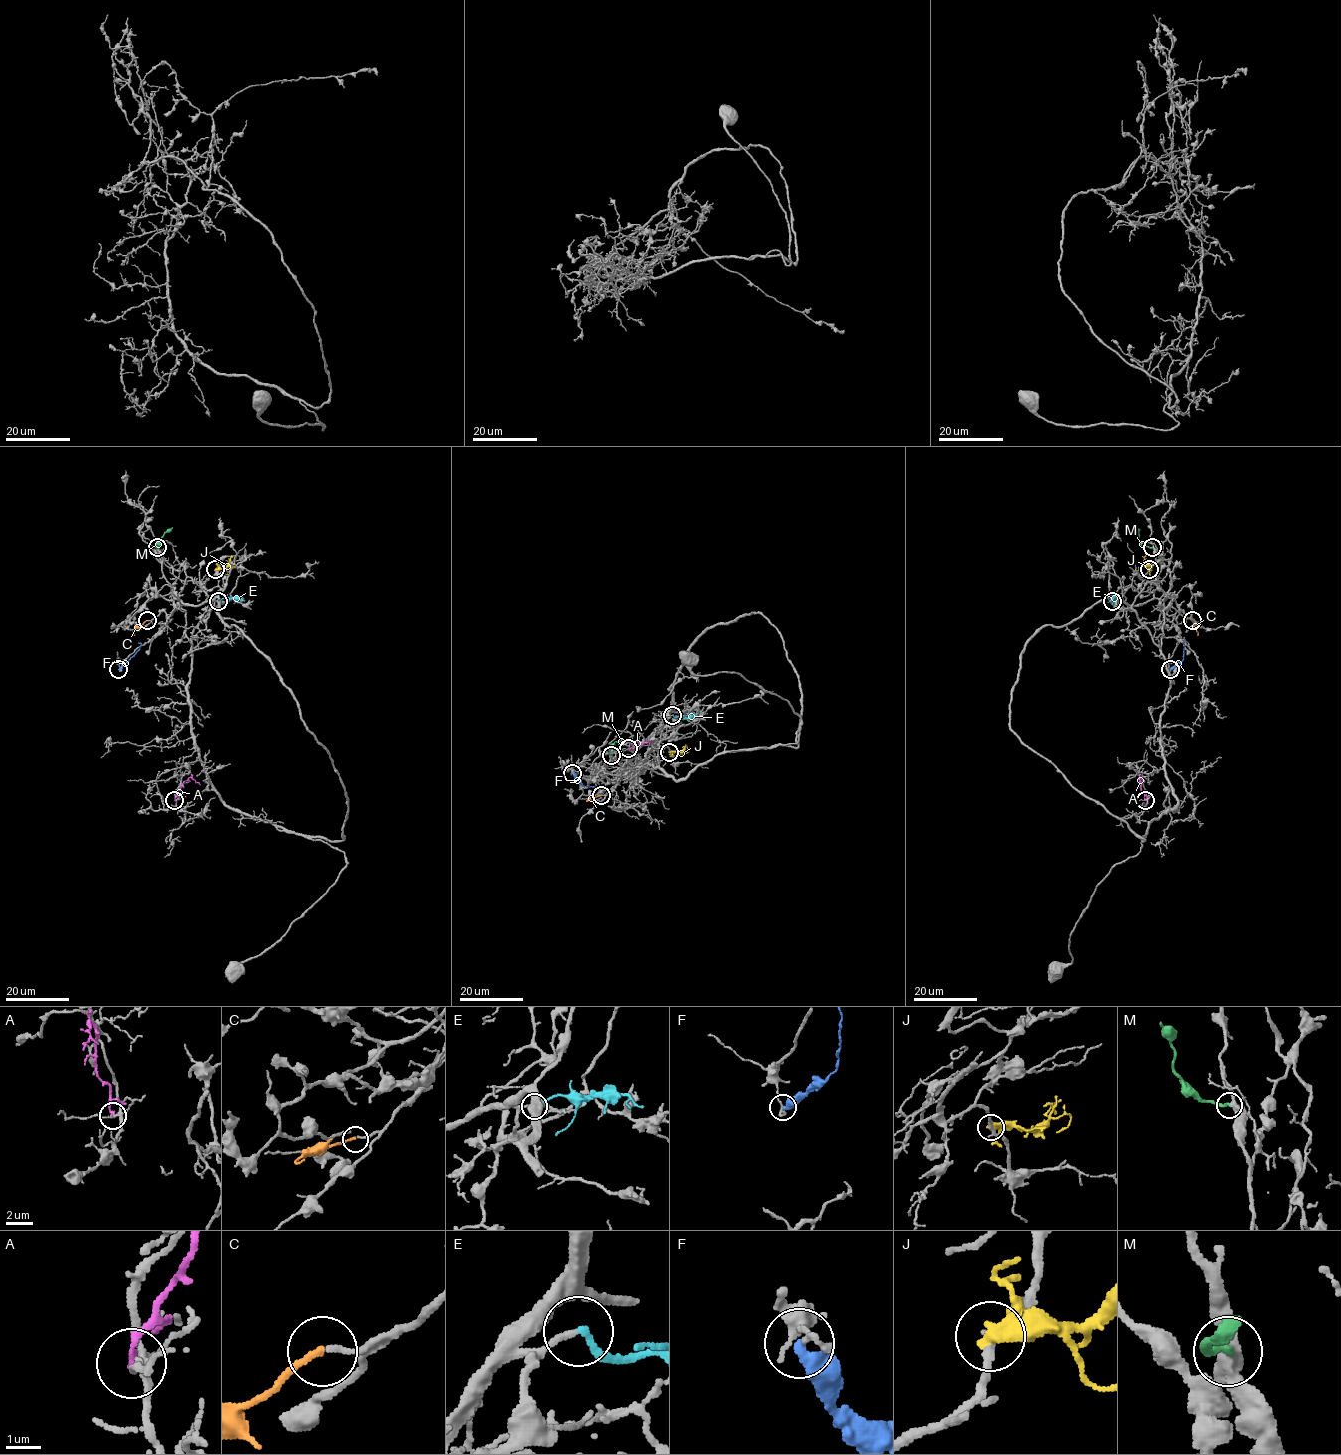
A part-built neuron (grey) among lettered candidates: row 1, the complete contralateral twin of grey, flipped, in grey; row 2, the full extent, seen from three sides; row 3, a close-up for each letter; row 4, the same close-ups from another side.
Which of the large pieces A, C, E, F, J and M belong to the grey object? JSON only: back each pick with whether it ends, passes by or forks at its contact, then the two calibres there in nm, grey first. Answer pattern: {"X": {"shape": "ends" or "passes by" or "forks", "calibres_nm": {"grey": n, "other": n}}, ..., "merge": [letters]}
{"C": {"shape": "ends", "calibres_nm": {"grey": 160, "other": 190}}, "E": {"shape": "ends", "calibres_nm": {"grey": 170, "other": 190}}, "M": {"shape": "ends", "calibres_nm": {"grey": 380, "other": 220}}, "merge": ["C", "E", "M"]}

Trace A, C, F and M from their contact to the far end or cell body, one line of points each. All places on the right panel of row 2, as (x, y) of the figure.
A: (1145, 800), (1139, 777), (1138, 784)
C: (1192, 620), (1197, 635)
F: (1170, 669), (1183, 659), (1184, 642)
M: (1152, 548), (1139, 539), (1135, 527)

